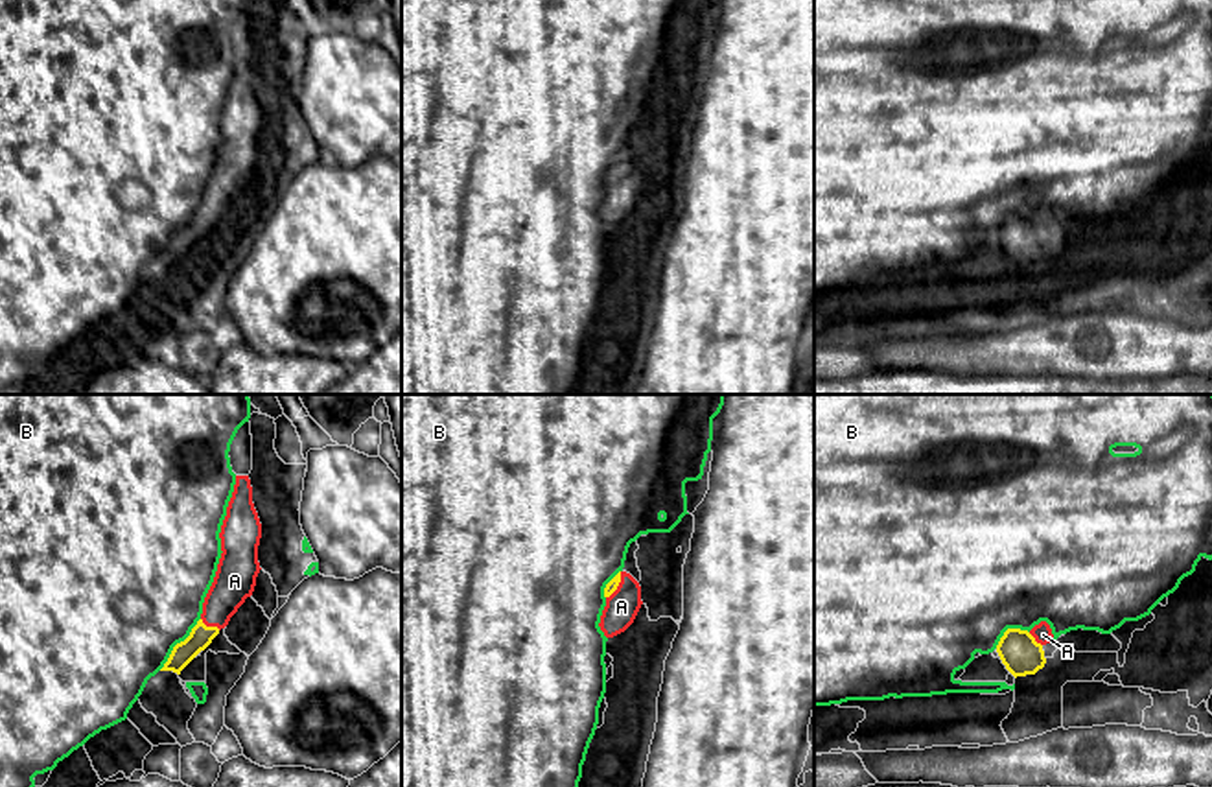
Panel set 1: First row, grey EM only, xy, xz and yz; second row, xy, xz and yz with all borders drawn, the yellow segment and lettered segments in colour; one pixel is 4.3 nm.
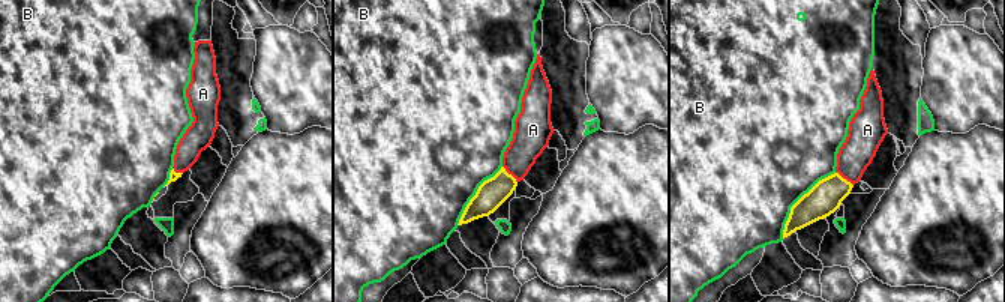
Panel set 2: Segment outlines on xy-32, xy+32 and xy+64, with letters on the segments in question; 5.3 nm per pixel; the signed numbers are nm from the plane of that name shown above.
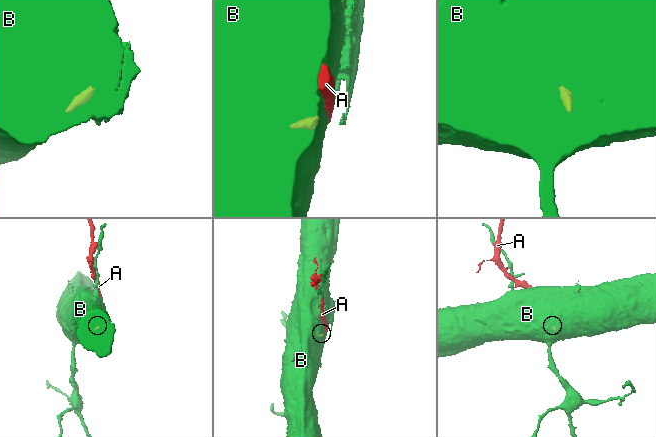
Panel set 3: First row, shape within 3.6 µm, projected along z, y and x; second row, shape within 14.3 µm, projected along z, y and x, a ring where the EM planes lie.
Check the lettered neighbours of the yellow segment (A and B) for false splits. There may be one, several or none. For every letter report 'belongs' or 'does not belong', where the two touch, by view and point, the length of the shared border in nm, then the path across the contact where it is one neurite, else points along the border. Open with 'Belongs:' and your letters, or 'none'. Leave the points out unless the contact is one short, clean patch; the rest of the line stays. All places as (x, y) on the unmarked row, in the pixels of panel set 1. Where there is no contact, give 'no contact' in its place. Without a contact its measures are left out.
Belongs: A
A: belongs; contact xz (617, 172); length 140 nm; way xz (614, 170), (617, 172), (621, 194)
B: does not belong; contact xy (177, 231); length 300 nm

